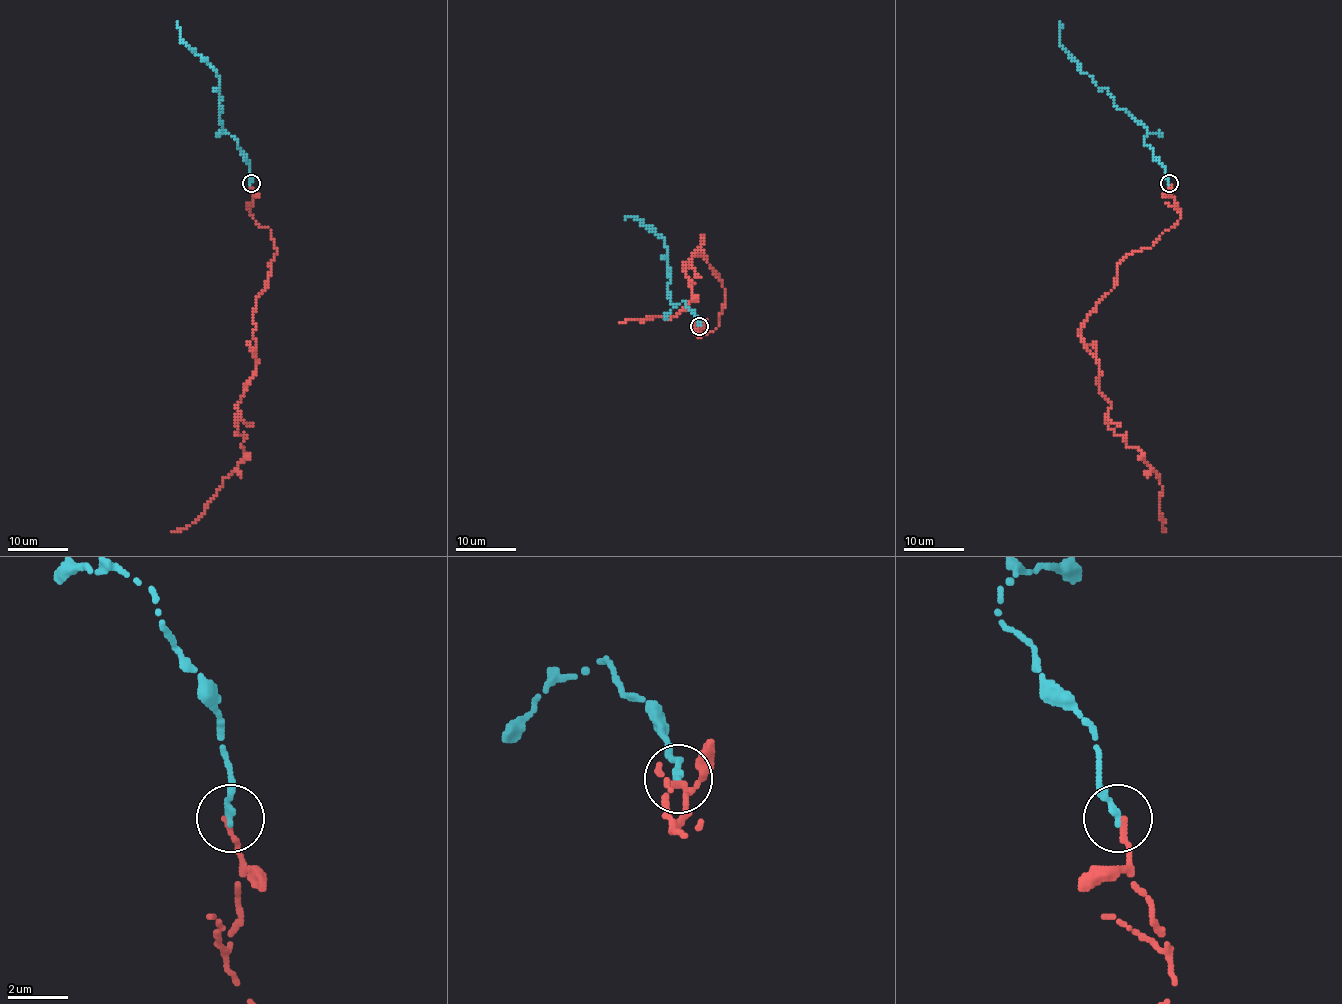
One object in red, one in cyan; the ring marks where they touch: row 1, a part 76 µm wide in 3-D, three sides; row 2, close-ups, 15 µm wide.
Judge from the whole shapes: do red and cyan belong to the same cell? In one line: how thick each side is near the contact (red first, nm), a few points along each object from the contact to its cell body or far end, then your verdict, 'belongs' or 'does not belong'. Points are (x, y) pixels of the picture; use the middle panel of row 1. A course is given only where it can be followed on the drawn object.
240/200 nm | red via (698, 326), (712, 330), (724, 303), (701, 237), (683, 272), (692, 299), (618, 321) | cyan via (698, 326), (695, 314), (685, 302), (671, 303), (664, 238), (632, 216), (624, 216) | belongs

